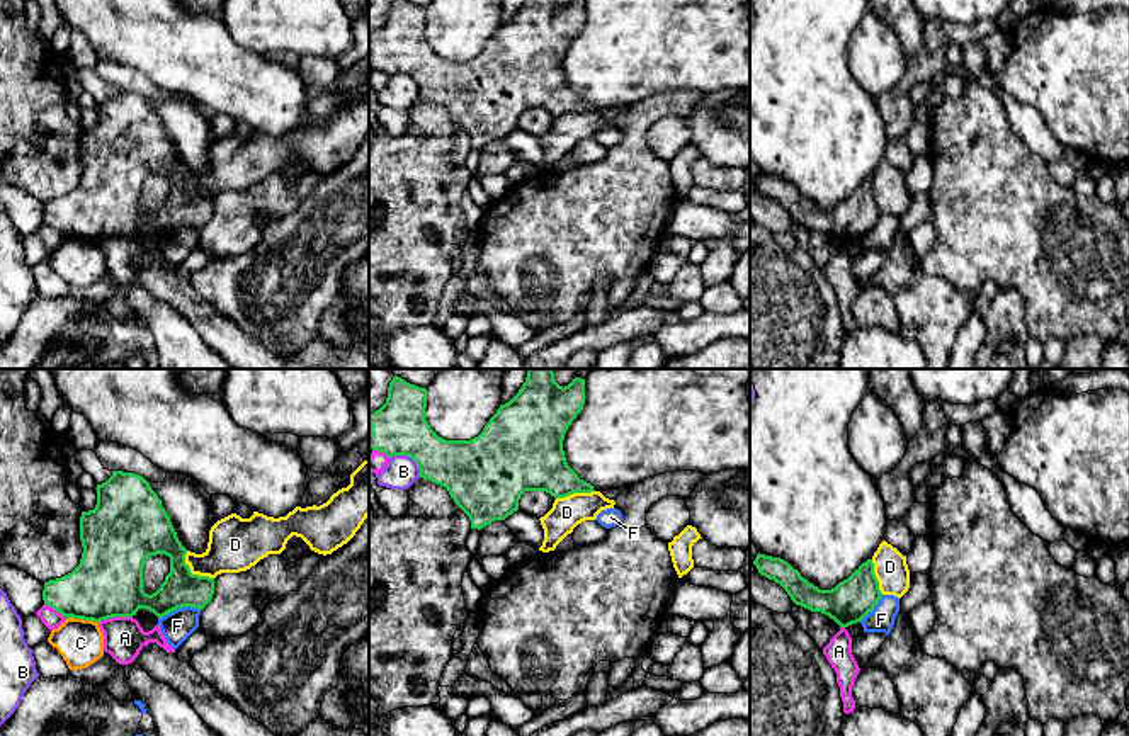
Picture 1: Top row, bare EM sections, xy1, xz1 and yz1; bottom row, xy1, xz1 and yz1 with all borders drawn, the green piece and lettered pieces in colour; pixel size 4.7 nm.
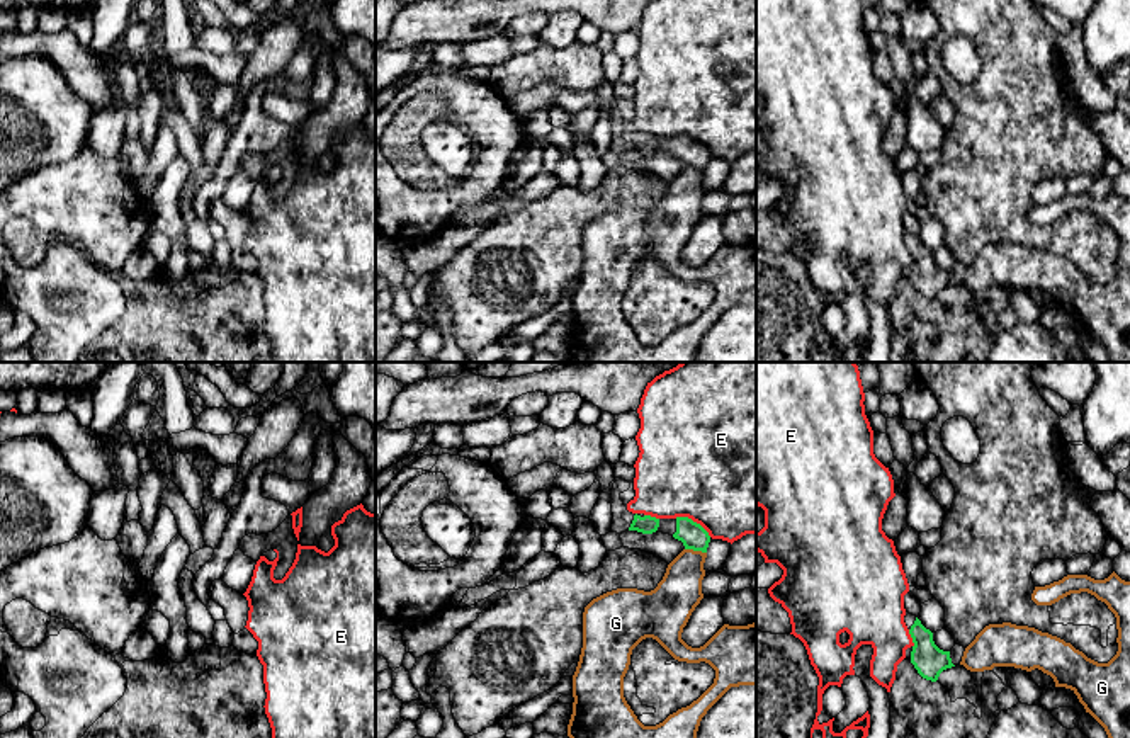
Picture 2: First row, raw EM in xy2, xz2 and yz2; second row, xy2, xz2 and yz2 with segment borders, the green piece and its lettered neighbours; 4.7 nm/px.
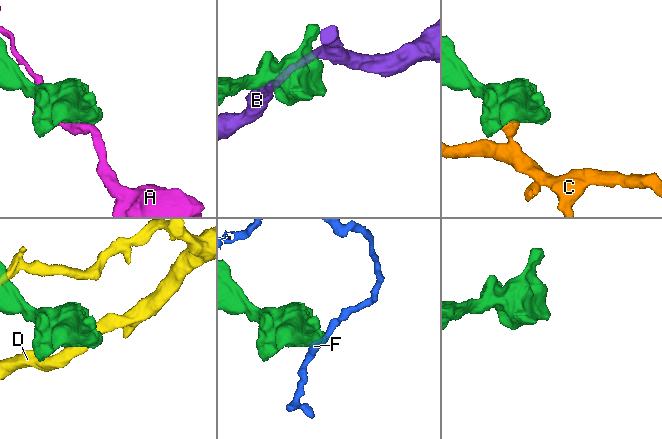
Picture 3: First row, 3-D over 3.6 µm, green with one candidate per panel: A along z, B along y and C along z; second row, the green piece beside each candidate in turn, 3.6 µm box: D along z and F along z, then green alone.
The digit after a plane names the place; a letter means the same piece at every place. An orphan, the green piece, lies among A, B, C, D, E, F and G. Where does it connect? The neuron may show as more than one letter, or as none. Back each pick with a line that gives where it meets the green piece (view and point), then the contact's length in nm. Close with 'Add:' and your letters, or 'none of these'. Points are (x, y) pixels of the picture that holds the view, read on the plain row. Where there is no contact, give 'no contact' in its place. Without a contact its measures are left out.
Add: none of these

